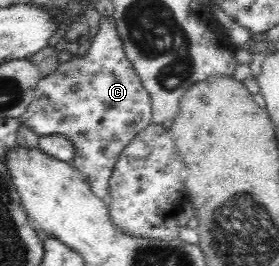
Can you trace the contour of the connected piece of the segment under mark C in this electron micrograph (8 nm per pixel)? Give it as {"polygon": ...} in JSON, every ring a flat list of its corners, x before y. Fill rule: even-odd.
{"polygon":[[113,19,101,20,100,31,93,39,86,56,81,59,74,56,68,62,59,63,59,67,52,74,41,79,34,101,19,120,40,136,61,134,70,139,74,145,75,156,71,163,80,171,94,196,104,199,107,196,108,177,121,148,124,148,140,129,151,123,151,110,150,97,144,91,132,63,124,54]]}

